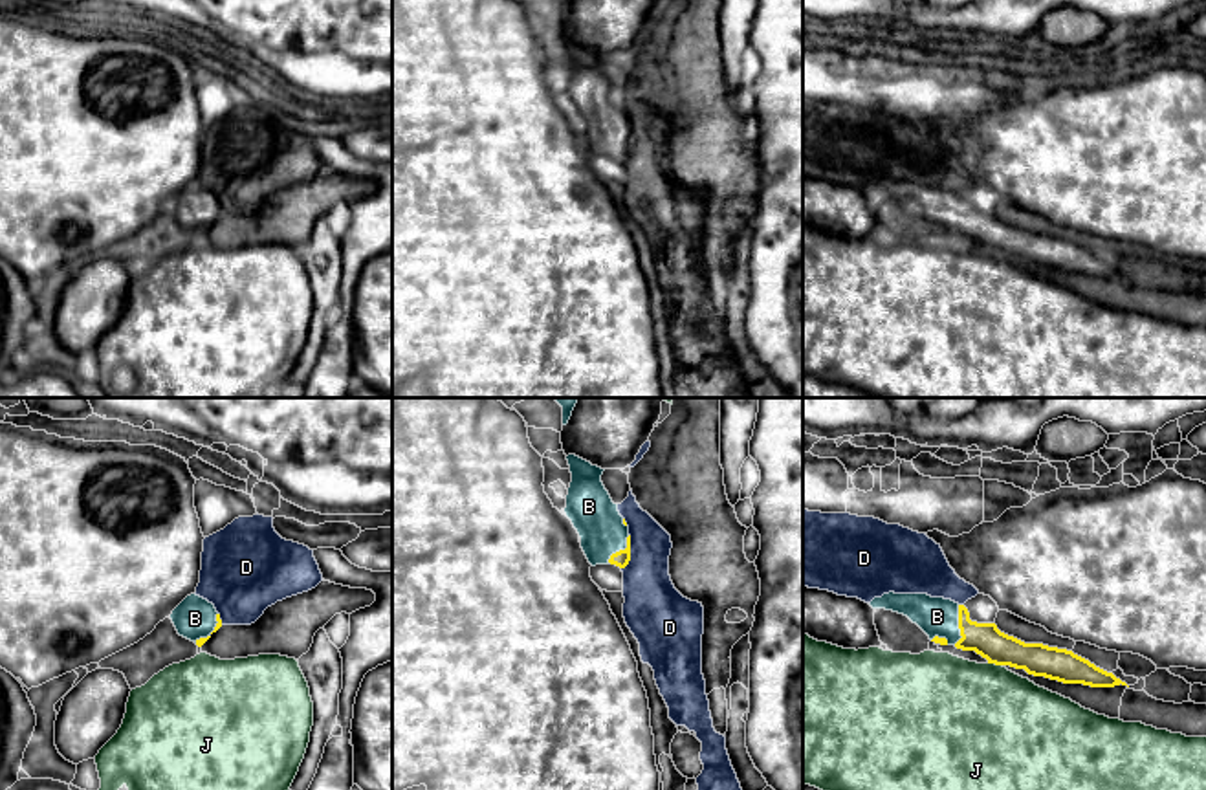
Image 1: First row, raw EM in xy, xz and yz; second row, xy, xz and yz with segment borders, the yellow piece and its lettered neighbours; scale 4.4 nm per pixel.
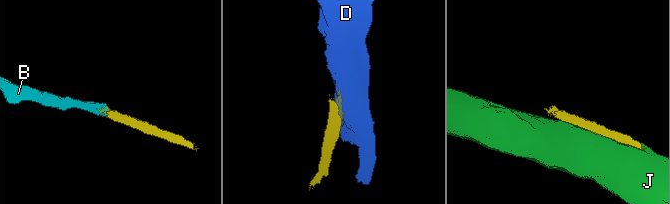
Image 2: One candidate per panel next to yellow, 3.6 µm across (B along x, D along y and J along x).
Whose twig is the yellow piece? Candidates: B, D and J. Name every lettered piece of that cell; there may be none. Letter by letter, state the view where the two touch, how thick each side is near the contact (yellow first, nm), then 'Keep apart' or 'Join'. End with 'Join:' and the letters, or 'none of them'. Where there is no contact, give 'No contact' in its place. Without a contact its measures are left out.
B: Touches yellow in yz. Thickness 140 nm (yellow) against 170 nm. Join
D: Touches yellow in xz. Thickness 70 nm (yellow) against 240 nm. Keep apart
J: Touches yellow in yz. Thickness 140 nm (yellow) against 500 nm. Keep apart
Join: B

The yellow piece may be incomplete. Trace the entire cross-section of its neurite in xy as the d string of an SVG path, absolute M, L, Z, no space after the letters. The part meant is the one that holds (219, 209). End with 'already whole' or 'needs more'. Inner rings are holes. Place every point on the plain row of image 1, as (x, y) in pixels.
M191 183L170 203L180 225L202 236L222 216L220 203L207 189Z | needs more

